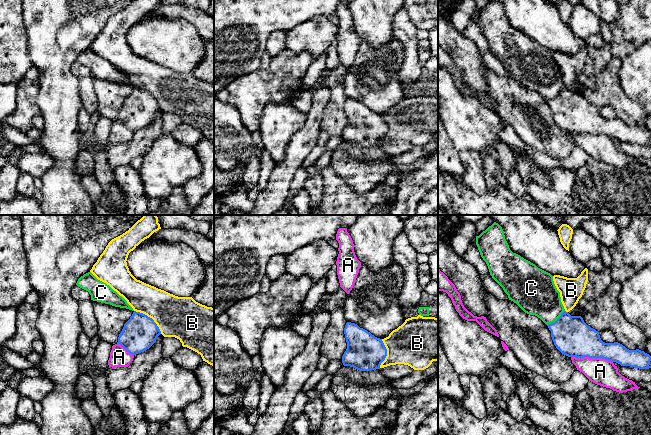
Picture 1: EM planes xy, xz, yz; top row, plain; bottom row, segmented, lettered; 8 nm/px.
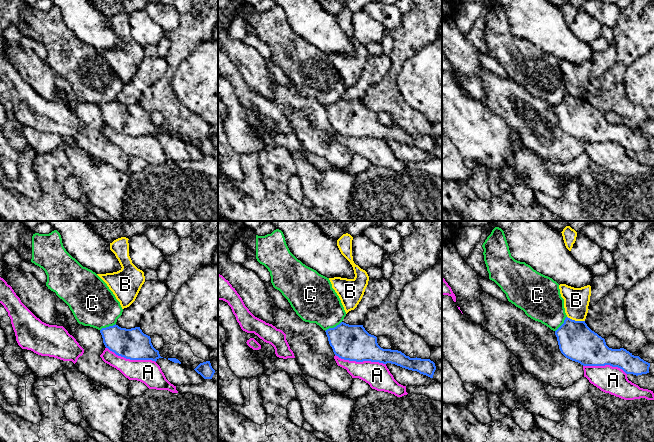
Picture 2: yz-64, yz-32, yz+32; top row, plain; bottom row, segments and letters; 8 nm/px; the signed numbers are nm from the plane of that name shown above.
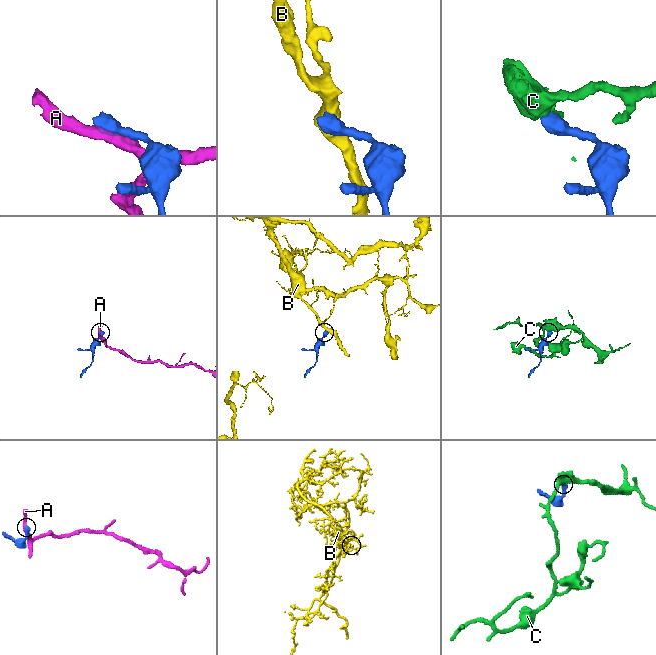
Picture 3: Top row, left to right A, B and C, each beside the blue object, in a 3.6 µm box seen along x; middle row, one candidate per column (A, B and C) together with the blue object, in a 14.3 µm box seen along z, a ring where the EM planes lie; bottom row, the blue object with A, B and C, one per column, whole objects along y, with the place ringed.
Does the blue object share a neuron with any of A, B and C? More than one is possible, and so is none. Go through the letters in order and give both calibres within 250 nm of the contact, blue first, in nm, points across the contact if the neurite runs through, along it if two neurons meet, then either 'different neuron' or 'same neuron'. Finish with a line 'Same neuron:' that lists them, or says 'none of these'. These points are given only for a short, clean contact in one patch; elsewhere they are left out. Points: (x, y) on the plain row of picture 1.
A: calibres 300 and 220 nm; different neuron
B: calibres 280 and 340 nm; border xy (134, 86), (149, 92), (161, 109); different neuron
C: calibres 300 and 320 nm; border yz (564, 86), (554, 97), (547, 101); different neuron
Same neuron: none of these

